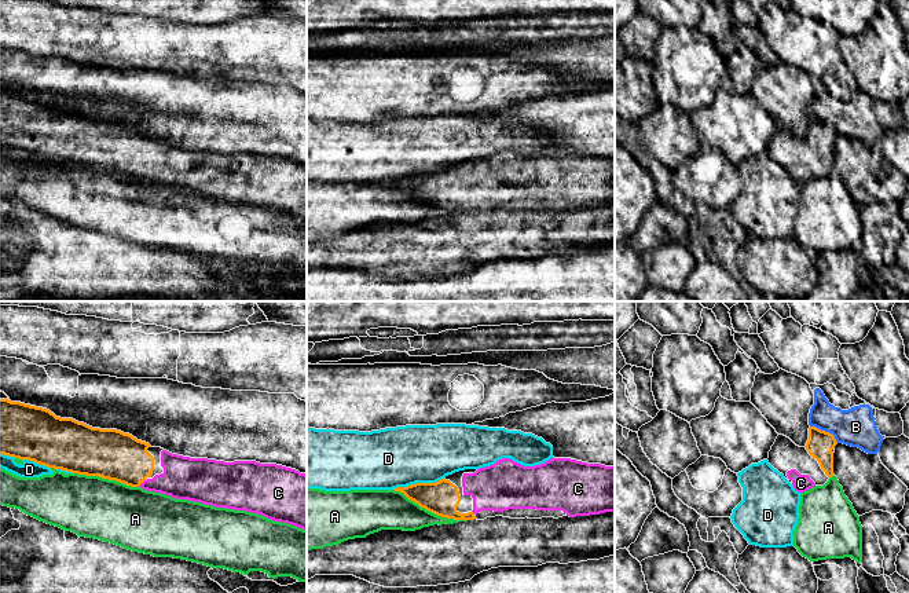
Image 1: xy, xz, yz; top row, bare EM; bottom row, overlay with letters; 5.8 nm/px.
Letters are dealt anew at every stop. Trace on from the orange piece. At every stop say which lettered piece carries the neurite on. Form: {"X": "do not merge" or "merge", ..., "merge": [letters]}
{"A": "do not merge", "B": "do not merge", "C": "merge", "D": "do not merge", "merge": ["C"]}

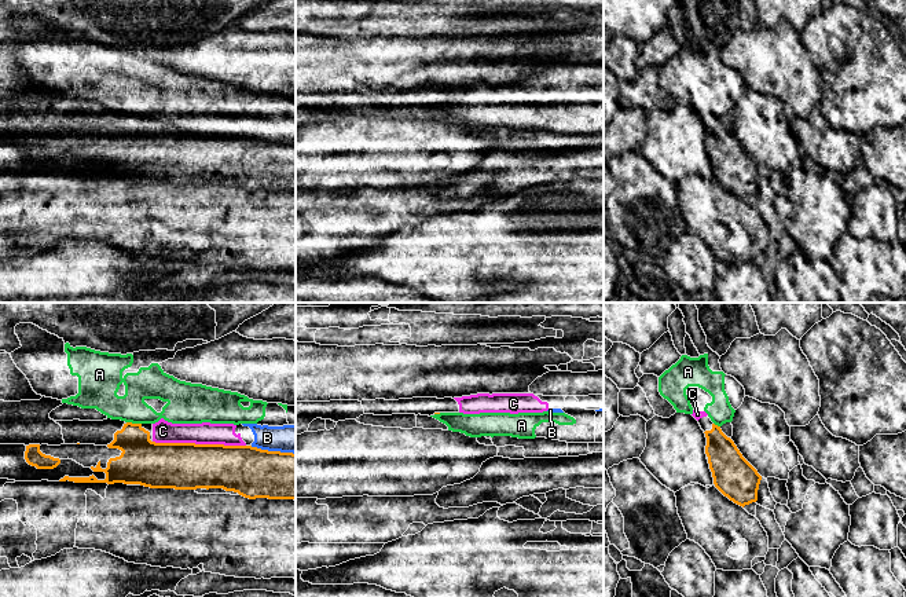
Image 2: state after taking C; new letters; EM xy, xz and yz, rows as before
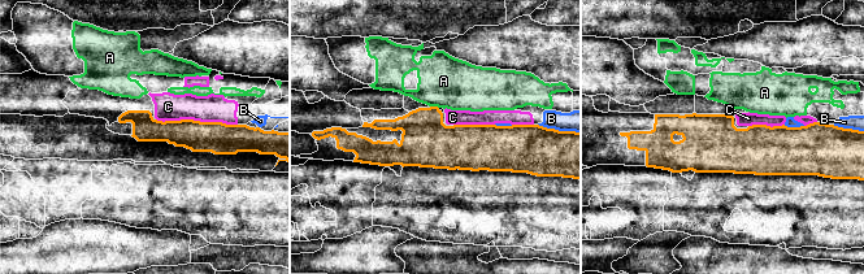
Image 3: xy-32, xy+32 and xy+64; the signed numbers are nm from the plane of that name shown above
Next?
{"A": "do not merge", "B": "do not merge", "C": "do not merge", "merge": []}

